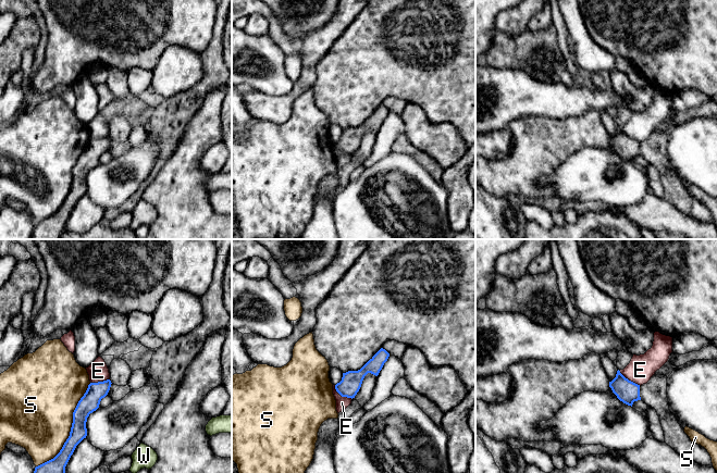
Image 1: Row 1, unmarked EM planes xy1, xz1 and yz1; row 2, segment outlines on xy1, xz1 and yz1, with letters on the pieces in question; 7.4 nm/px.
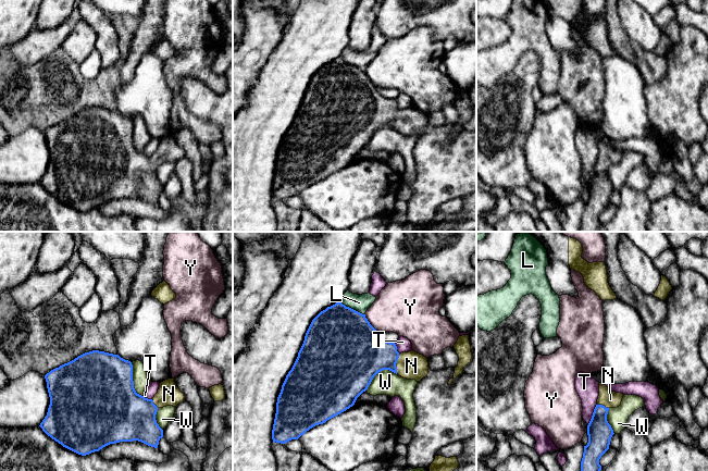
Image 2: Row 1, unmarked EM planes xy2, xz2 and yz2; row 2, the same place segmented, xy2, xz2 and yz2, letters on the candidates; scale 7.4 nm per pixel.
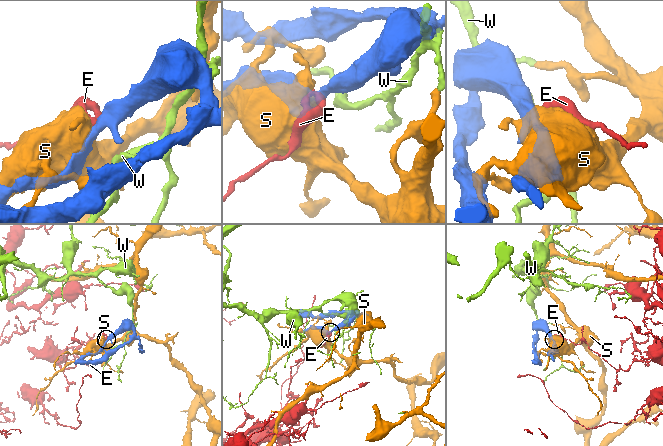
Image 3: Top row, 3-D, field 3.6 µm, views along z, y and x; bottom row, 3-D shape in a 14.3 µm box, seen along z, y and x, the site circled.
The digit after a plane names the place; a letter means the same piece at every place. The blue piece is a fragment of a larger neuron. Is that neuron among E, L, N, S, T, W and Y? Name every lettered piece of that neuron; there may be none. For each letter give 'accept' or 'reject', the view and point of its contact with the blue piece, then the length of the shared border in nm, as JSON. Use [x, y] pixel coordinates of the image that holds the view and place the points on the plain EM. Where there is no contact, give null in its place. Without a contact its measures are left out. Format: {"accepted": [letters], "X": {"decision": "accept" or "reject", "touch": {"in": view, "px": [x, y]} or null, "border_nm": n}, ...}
{"accepted": ["N"], "E": {"decision": "reject", "touch": {"in": "xz1", "px": [342, 152]}, "border_nm": 170}, "L": {"decision": "reject", "touch": {"in": "xz2", "px": [352, 65]}, "border_nm": 220}, "N": {"decision": "accept", "touch": {"in": "xz2", "px": [396, 119]}, "border_nm": 150}, "S": {"decision": "reject", "touch": {"in": "xy1", "px": [71, 185]}, "border_nm": 750}, "T": {"decision": "reject", "touch": {"in": "yz2", "px": [593, 170]}, "border_nm": 170}, "W": {"decision": "reject", "touch": {"in": "xy2", "px": [132, 136]}, "border_nm": 260}, "Y": {"decision": "reject", "touch": {"in": "xz2", "px": [369, 78]}, "border_nm": 150}}

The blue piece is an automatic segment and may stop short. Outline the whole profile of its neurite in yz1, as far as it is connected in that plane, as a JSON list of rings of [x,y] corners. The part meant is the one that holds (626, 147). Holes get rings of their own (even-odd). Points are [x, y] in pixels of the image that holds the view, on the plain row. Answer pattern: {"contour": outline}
{"contour": [[[619,126],[616,134],[609,138],[609,144],[617,154],[628,162],[632,163],[634,158],[641,157],[640,141],[626,135]]]}

